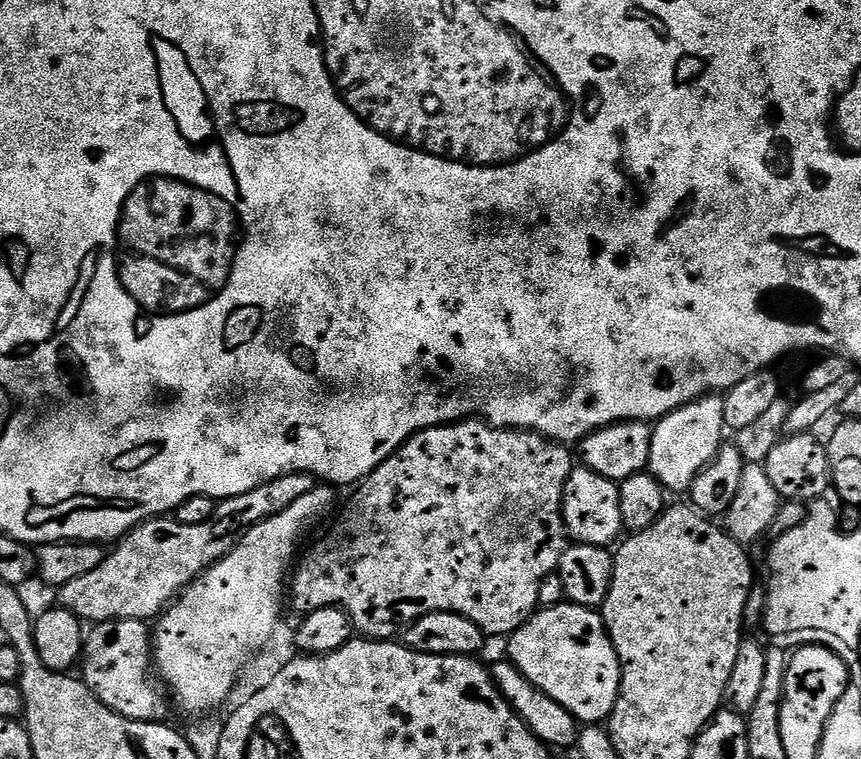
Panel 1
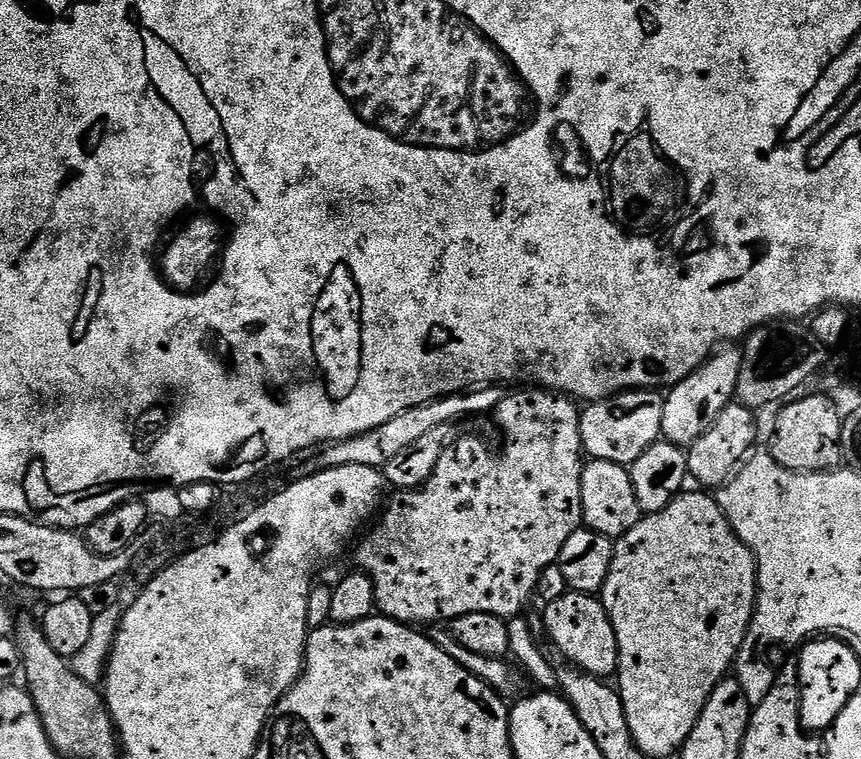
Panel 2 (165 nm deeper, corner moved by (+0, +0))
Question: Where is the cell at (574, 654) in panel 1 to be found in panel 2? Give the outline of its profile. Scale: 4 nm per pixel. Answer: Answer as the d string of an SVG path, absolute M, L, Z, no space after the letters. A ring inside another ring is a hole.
M568 590L556 601L545 603L542 609L544 628L552 639L551 647L559 652L567 663L575 664L583 672L601 678L608 678L611 672L613 675L617 671L620 655L614 626L603 603L595 595Z

